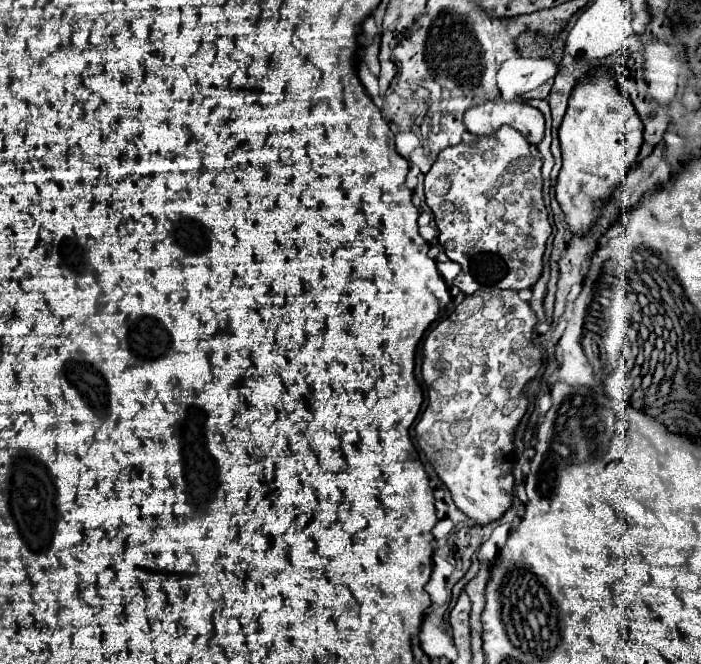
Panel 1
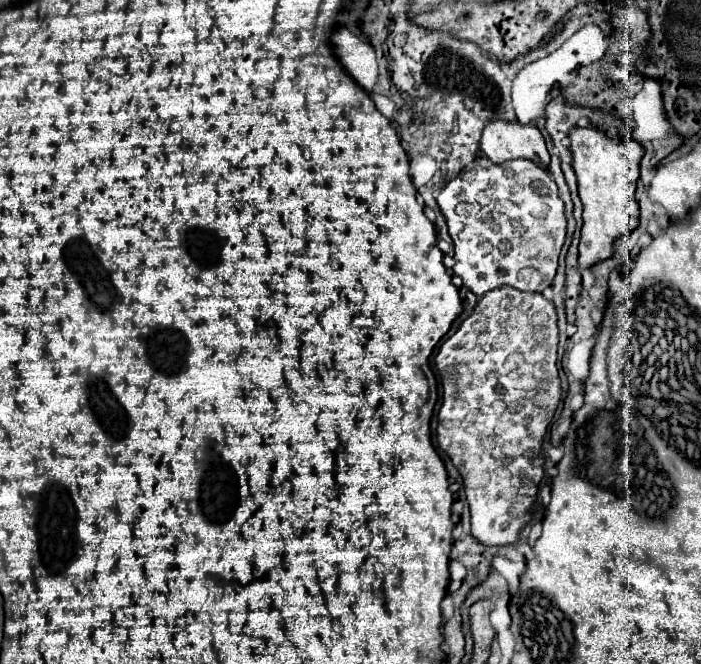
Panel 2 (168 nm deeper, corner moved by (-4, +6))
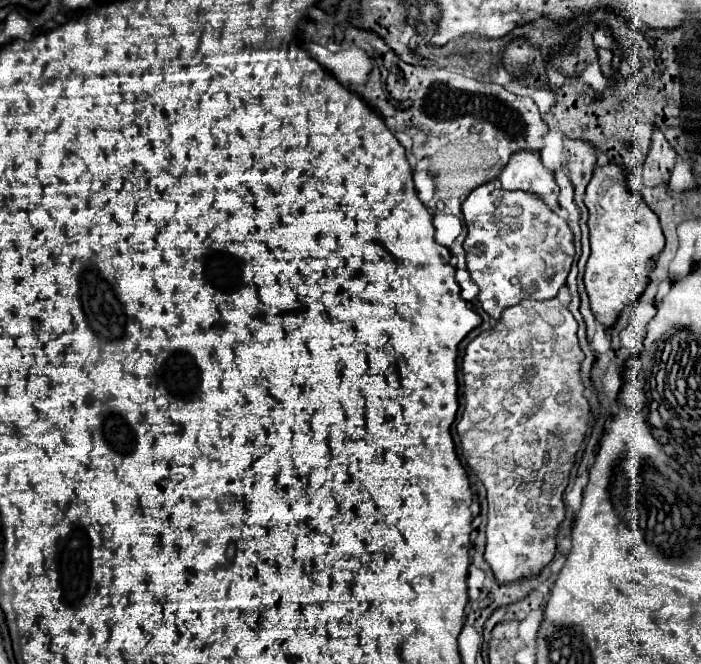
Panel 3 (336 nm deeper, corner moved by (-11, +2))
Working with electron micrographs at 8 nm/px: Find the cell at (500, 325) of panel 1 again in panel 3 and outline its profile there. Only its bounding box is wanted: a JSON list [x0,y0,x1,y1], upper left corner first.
[458,299,590,585]

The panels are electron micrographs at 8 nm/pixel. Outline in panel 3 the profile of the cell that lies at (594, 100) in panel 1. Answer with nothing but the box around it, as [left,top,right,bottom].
[584,165,664,329]

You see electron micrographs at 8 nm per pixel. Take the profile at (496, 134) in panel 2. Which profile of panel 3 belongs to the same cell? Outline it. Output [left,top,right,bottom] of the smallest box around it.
[500,153,558,211]

